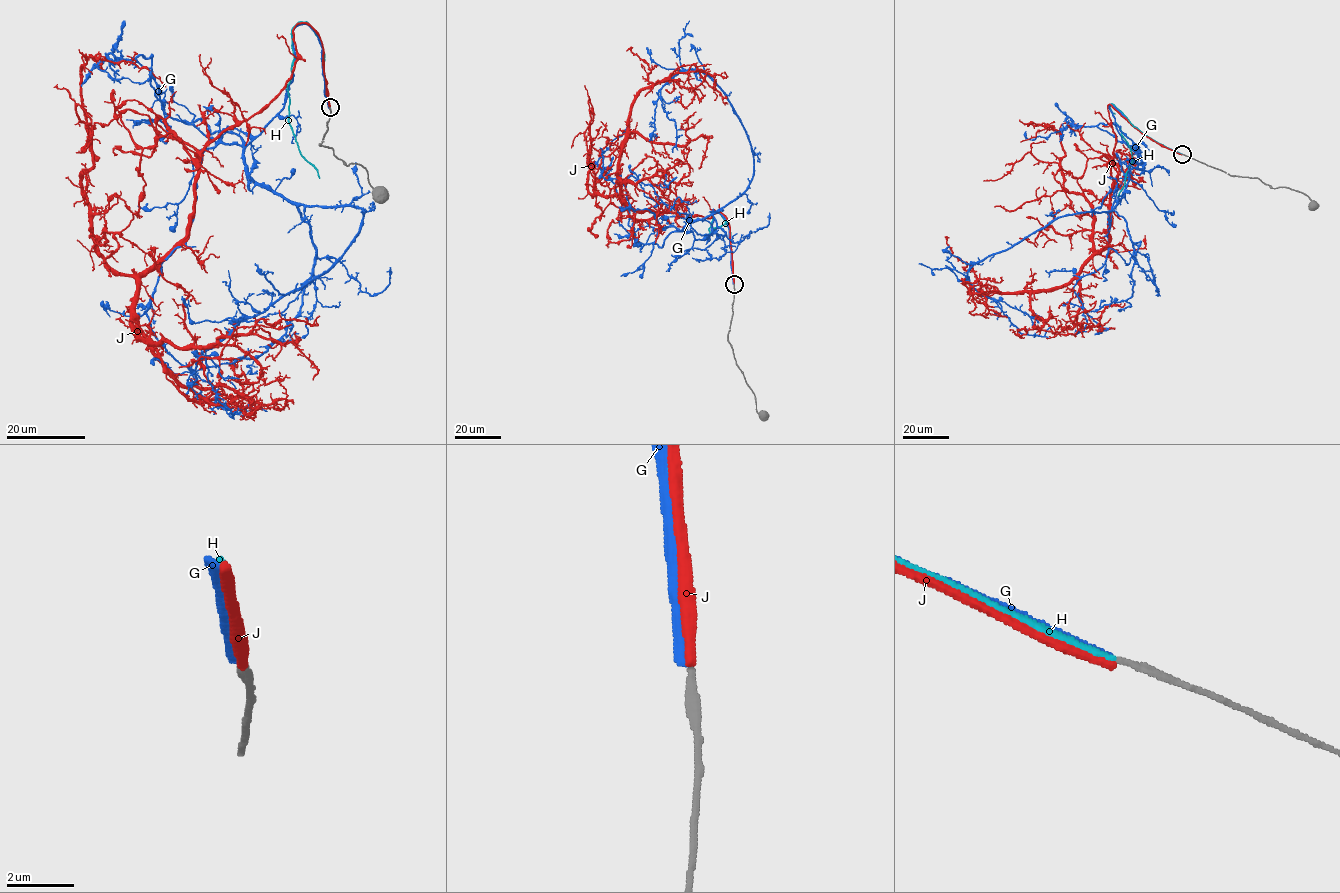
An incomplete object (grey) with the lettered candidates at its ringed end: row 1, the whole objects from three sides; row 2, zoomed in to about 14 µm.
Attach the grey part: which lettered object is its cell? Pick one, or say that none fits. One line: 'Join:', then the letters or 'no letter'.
Join: H

